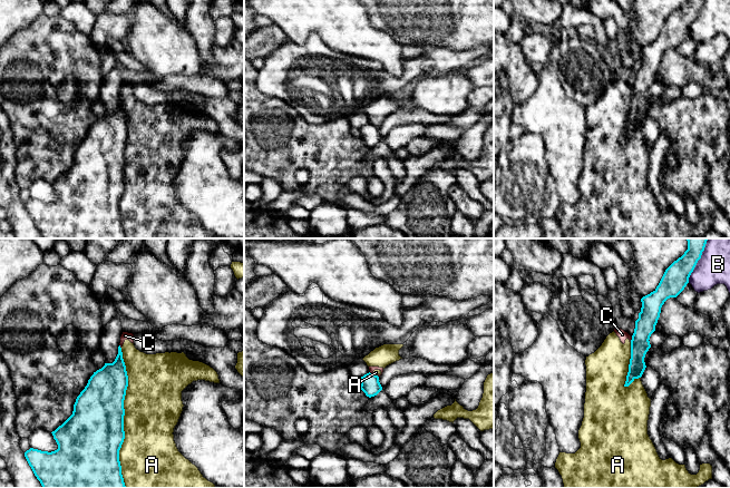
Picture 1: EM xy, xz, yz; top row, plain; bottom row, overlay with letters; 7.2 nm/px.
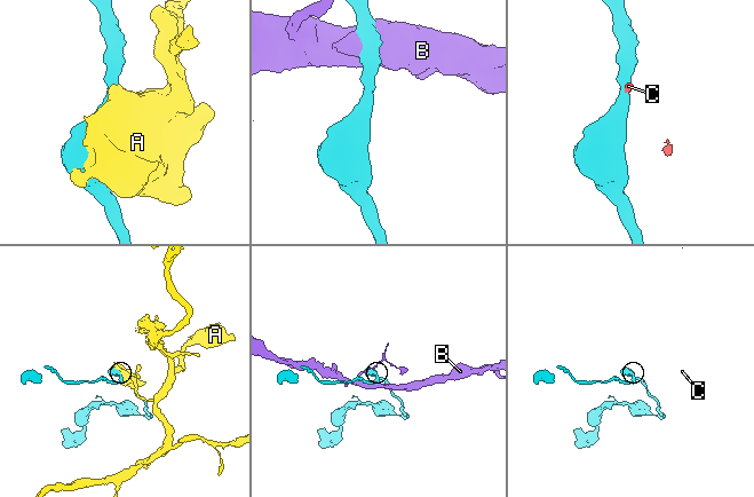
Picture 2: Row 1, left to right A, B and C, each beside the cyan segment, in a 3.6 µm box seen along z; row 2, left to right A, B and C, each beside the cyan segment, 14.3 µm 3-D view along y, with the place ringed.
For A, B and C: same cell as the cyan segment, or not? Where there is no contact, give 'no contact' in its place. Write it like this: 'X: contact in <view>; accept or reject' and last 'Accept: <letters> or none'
A: contact in xy; reject
B: contact in yz; reject
C: contact in yz; reject
Accept: none

